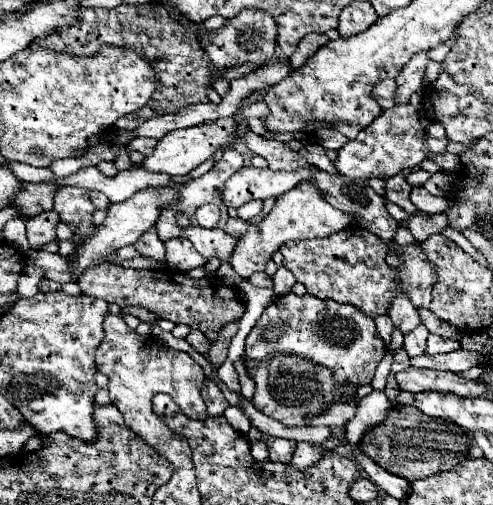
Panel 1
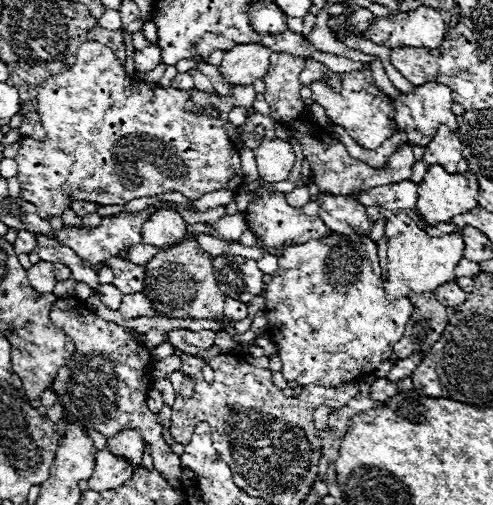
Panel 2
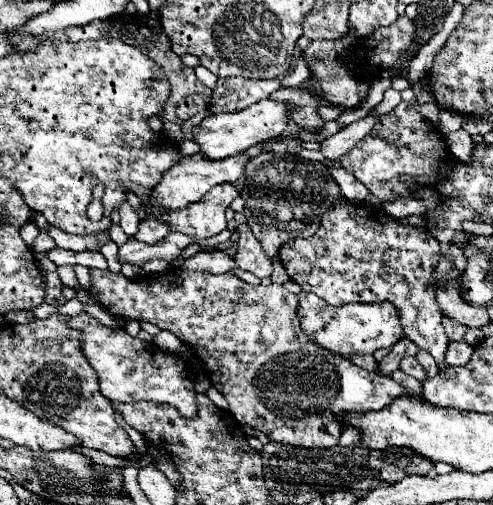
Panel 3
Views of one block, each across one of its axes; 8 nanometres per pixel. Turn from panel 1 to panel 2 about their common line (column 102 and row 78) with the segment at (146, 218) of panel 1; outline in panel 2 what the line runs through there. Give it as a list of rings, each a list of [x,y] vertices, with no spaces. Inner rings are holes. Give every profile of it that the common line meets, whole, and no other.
[[[238,44],[224,54],[220,62],[222,78],[232,86],[252,84],[258,78],[264,78],[270,64],[272,50],[260,44]]]

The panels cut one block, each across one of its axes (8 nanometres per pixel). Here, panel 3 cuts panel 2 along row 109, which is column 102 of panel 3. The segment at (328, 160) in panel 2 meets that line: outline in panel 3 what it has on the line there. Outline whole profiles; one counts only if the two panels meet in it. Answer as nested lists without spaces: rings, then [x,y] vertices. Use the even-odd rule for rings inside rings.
[[[90,268],[90,292],[116,318],[134,318],[156,324],[160,330],[176,334],[182,342],[190,344],[198,358],[206,364],[212,386],[230,404],[230,414],[238,424],[254,426],[268,434],[270,440],[302,448],[332,448],[344,430],[342,416],[348,412],[376,412],[392,404],[398,396],[422,398],[408,392],[390,376],[378,372],[364,372],[350,360],[312,344],[302,332],[296,316],[298,296],[290,294],[282,284],[250,286],[234,274],[210,272],[184,272],[174,268],[166,274],[146,278],[126,278],[110,270]]]

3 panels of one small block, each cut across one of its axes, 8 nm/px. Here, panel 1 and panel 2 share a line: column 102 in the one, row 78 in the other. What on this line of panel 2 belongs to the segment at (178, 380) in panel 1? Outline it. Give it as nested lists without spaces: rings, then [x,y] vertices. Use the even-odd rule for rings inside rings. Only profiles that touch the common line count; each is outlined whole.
[[[368,66],[364,70],[354,70],[352,74],[340,74],[342,90],[334,92],[326,80],[316,80],[310,84],[312,98],[326,110],[332,124],[344,126],[344,130],[364,148],[376,148],[396,132],[394,124],[394,104],[392,100],[376,86]]]

